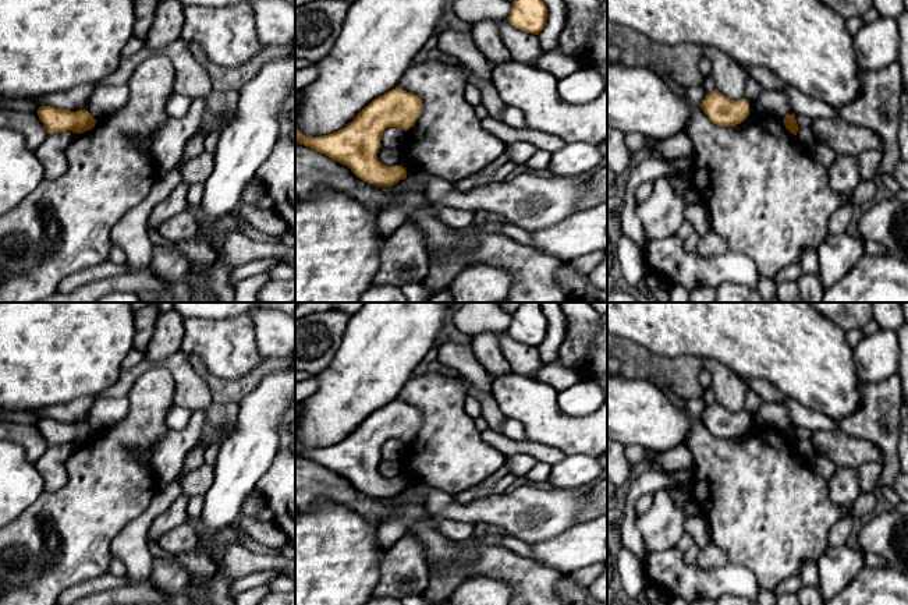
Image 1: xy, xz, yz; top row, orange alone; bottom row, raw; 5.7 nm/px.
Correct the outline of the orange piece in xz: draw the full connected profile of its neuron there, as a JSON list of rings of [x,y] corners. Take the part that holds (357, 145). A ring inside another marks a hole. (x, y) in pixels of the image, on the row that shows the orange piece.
[[[396,86],[383,96],[372,100],[351,123],[336,132],[309,138],[302,135],[295,127],[295,142],[309,146],[347,166],[358,178],[369,184],[377,187],[393,187],[400,180],[407,178],[407,171],[401,166],[384,166],[377,159],[379,149],[382,148],[380,139],[383,131],[389,127],[397,127],[404,131],[409,130],[419,117],[421,110],[422,100],[419,96]]]

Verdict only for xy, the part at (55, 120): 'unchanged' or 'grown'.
unchanged

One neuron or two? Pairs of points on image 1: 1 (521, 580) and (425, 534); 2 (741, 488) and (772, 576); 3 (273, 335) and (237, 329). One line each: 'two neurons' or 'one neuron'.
1: one neuron
2: one neuron
3: two neurons

